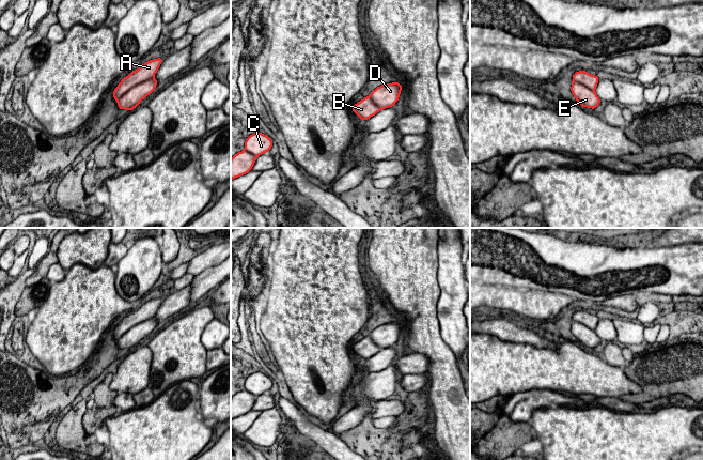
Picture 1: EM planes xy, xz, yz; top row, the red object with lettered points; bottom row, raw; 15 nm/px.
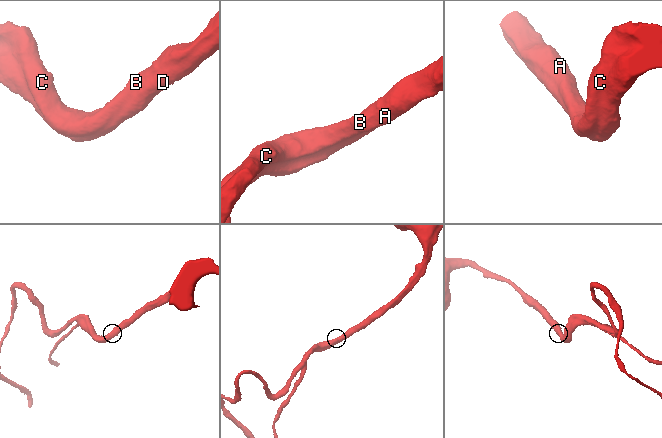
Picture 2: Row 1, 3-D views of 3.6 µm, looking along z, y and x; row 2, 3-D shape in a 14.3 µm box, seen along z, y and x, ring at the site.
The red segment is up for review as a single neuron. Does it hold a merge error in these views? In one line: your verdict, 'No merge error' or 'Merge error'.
Merge error

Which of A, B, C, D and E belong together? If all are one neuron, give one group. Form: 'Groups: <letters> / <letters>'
Groups: A B C / D E

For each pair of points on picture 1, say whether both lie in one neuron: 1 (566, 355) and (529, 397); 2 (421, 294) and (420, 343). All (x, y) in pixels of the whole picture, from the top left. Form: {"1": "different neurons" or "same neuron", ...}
{"1": "different neurons", "2": "same neuron"}

